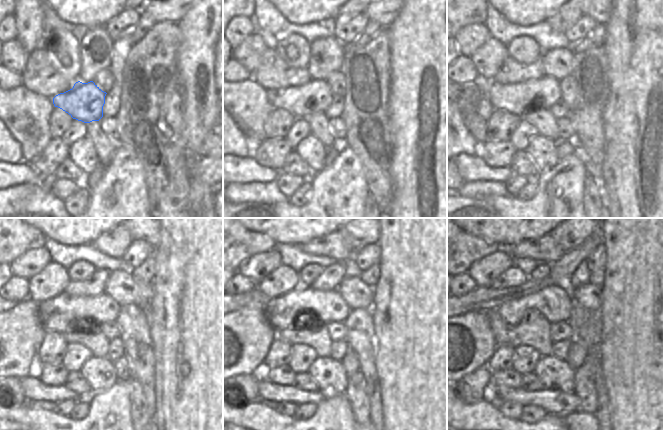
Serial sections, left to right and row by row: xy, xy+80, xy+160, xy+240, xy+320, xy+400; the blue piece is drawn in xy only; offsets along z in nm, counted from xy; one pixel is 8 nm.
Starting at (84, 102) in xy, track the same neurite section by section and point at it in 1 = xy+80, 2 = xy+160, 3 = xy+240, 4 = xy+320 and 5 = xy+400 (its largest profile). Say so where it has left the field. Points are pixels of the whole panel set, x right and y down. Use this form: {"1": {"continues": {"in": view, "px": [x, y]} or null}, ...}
{"1": {"continues": {"in": "xy+80", "px": [315, 96]}}, "2": {"continues": {"in": "xy+160", "px": [543, 93]}}, "3": {"continues": {"in": "xy+240", "px": [58, 314]}}, "4": {"continues": {"in": "xy+320", "px": [330, 307]}}, "5": {"continues": {"in": "xy+400", "px": [555, 302]}}}

